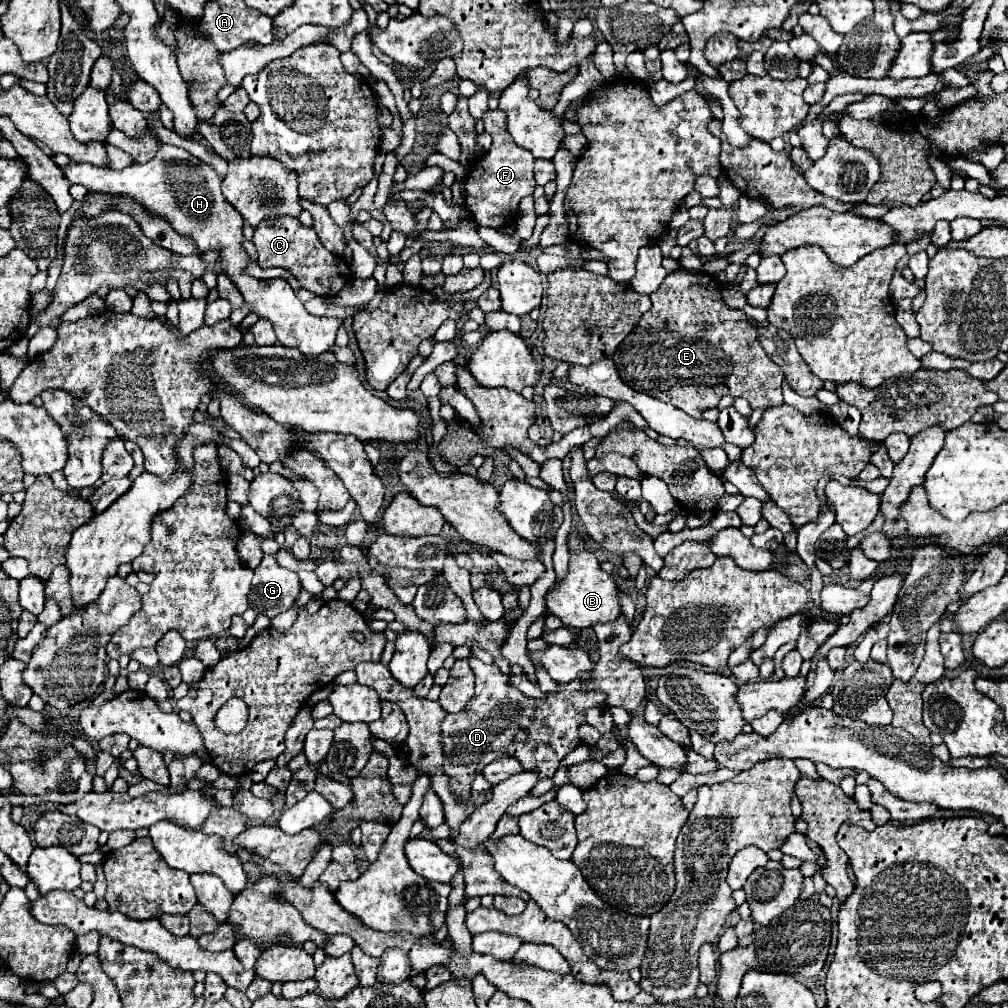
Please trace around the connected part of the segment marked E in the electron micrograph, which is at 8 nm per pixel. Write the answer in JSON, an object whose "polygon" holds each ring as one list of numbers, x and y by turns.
{"polygon":[[678,269,662,281,660,289,654,291,650,299,652,309,640,317,636,329,612,355,618,375,624,383,640,393,648,393,654,399,672,403,696,419,700,419,702,411,714,409,724,395,744,397,752,405,752,409,764,409,784,403,780,389,784,381,782,369,776,367,776,363,764,353,758,341,758,329,750,325,746,313,724,305,722,285,714,275]]}

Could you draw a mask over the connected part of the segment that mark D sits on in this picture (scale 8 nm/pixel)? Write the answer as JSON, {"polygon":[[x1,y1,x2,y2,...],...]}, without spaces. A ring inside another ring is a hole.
{"polygon":[[470,657,470,667,476,675,476,695,468,701,466,709,456,715,446,715,442,729,444,745,444,773,450,777,450,793,460,801,468,801,472,795,472,781,482,773,484,765,496,761,496,757,516,757,524,771,536,769,540,777,552,777,560,767,560,761,578,747,578,727,586,723,584,711,604,705,604,693,584,689,592,679,590,673,582,673,568,685,558,685,558,693,548,693,546,699,532,699,510,685,510,677,500,673,496,663,482,663]]}

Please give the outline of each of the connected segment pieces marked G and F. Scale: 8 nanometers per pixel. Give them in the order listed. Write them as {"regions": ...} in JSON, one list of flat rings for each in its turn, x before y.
{"regions":[[[264,555,254,571,250,607,268,619,274,619,292,607,300,587,300,579,294,571,282,569,272,555]],[[488,109,482,117,484,129,492,135,492,149,486,153,486,157,472,161,468,167,466,177,466,203,464,207,474,215,474,221,484,227,502,227,516,219,518,203,522,197,528,197,534,193,536,181,534,181,534,157,526,149,518,147,508,129,506,129,506,117,502,109]]]}

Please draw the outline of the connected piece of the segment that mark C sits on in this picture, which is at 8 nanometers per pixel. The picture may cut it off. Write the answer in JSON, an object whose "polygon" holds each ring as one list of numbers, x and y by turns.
{"polygon":[[276,217,264,219,254,229,254,245,258,251,258,265,266,267,282,267,288,269,302,285,302,289,318,295,318,297,334,297,338,291,352,279,350,265,324,249,314,227,302,227,296,217]]}

